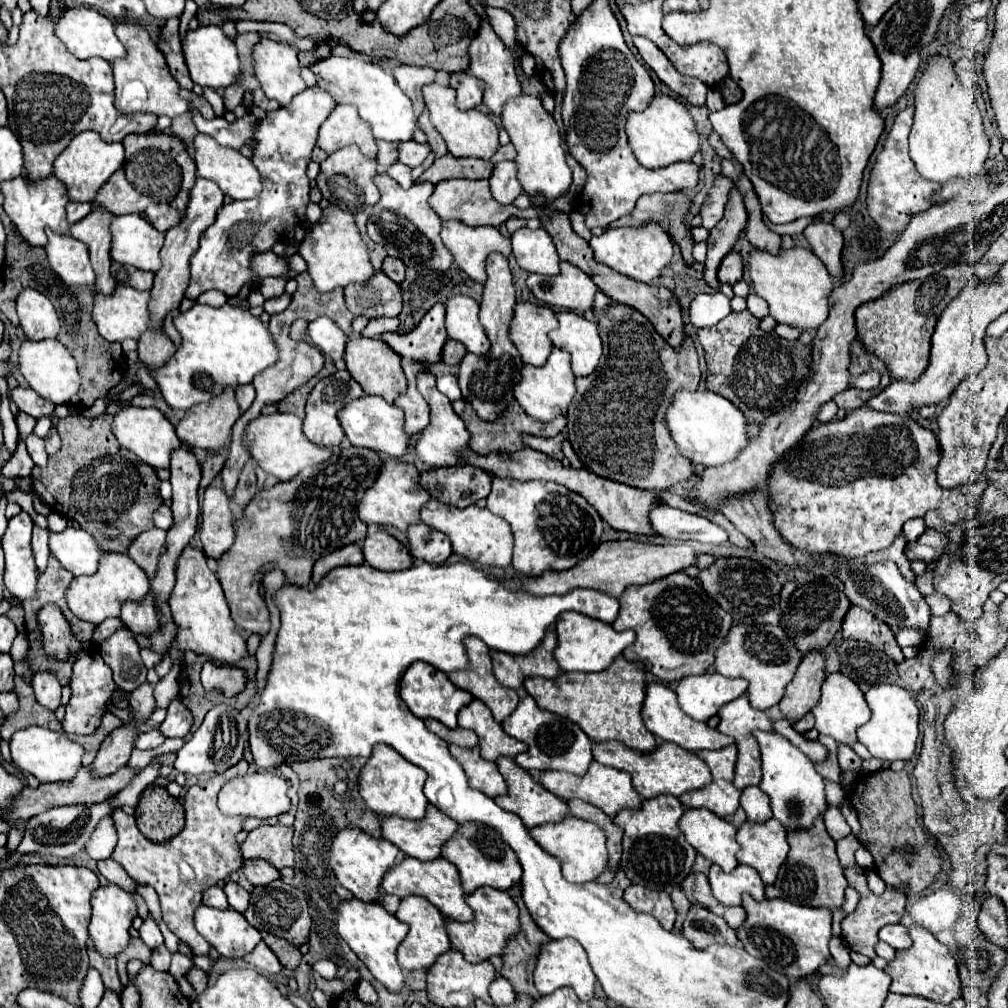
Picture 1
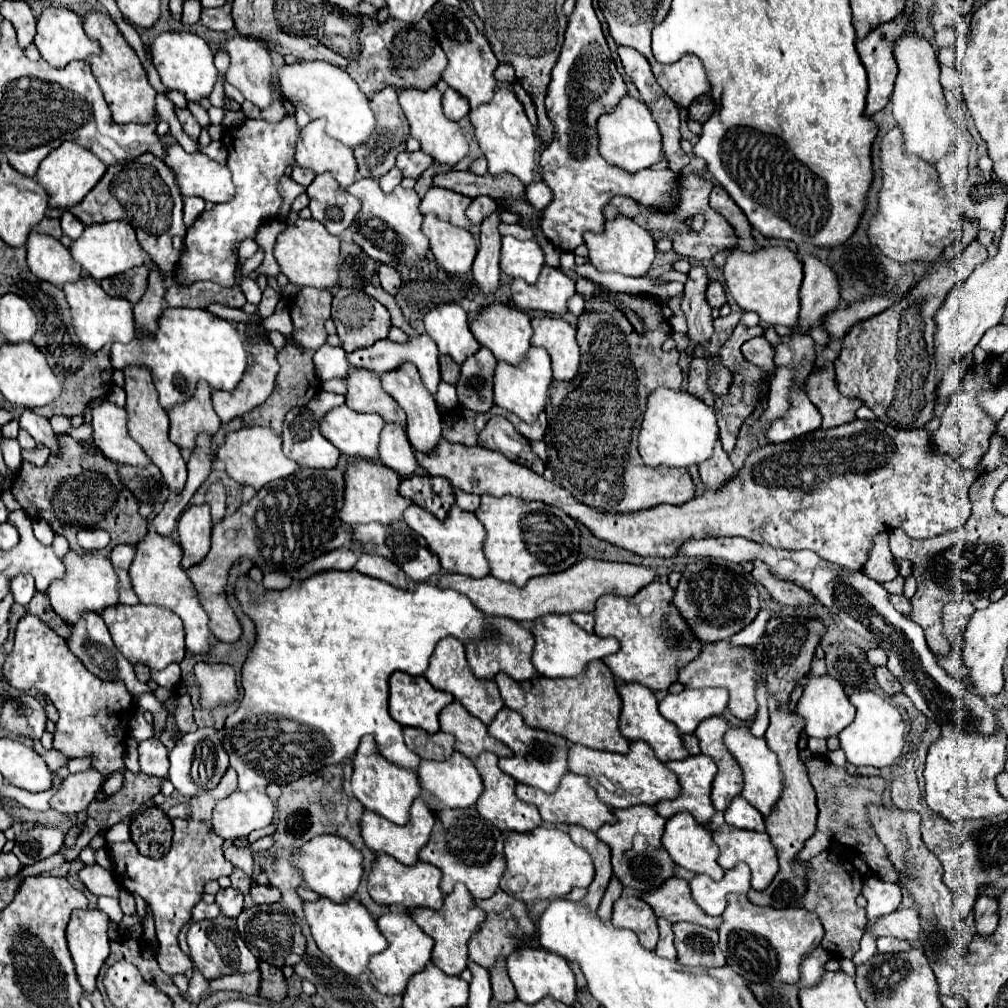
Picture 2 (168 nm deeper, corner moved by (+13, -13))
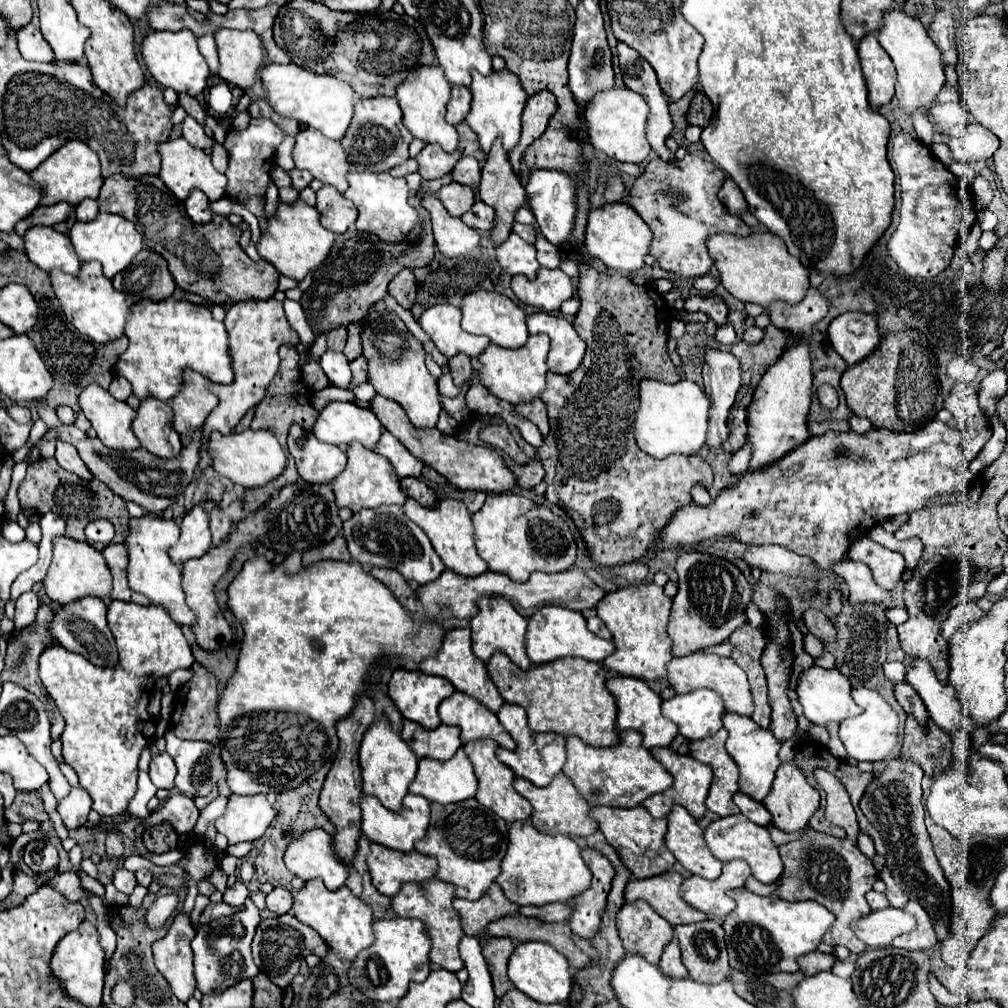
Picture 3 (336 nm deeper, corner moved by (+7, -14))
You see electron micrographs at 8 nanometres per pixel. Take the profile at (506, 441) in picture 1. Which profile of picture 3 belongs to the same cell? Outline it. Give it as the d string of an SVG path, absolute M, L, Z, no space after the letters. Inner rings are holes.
M533 398L531 404L519 404L517 406L517 412L521 412L527 420L531 420L539 432L545 436L549 432L549 422L547 422L547 410L545 410L545 404L539 400L539 398Z

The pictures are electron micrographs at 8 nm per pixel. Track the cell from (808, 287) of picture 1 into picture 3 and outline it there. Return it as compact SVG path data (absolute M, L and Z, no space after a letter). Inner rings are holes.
M719 232L709 236L705 246L715 268L719 270L719 282L741 302L757 302L765 308L773 300L799 302L809 290L809 272L795 256L787 252L785 242L771 232L751 232L749 236Z

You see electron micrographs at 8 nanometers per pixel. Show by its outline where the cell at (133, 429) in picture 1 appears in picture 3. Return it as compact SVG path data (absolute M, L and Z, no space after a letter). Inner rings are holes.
M89 384L79 394L79 406L107 448L139 448L139 440L131 430L137 412L127 402L115 400L99 384Z

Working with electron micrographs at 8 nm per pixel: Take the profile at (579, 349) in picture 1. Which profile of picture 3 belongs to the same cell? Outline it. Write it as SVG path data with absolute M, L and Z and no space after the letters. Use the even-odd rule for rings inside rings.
M535 312L527 316L527 328L531 334L543 332L551 338L551 350L547 356L551 372L569 374L581 364L587 346L567 318L549 312Z

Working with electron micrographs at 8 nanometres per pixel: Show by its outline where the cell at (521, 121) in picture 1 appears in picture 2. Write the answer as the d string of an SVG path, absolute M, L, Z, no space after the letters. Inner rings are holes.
M497 87L495 99L477 107L469 113L469 119L475 127L475 137L479 141L481 151L489 161L489 175L499 177L503 173L511 173L521 179L523 185L531 185L537 179L537 161L539 161L539 145L535 139L535 127L529 123L523 105L515 97L513 91Z

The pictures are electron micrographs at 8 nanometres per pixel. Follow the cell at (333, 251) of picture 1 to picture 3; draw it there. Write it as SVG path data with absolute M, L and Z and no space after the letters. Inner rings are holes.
M299 198L293 204L279 202L275 214L267 218L267 230L261 232L257 252L263 260L273 264L279 274L301 282L309 270L315 270L325 260L333 240L335 234L319 224L319 212Z

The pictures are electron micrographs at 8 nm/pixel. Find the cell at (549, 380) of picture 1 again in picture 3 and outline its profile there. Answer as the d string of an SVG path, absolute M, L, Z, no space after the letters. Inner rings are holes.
M531 334L523 348L501 348L497 344L489 344L479 356L479 380L481 384L495 394L497 398L515 404L531 402L531 398L539 396L545 390L545 374L547 374L547 352L549 352L549 338L545 334Z

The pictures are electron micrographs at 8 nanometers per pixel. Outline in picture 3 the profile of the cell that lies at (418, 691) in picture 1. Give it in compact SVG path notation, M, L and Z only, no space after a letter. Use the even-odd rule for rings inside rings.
M395 668L391 672L389 682L387 682L387 696L391 698L391 702L395 704L395 708L401 712L401 716L407 718L407 720L413 720L413 722L421 724L423 728L437 728L441 724L437 708L453 692L455 692L455 688L453 688L453 684L449 680L425 674L421 670Z

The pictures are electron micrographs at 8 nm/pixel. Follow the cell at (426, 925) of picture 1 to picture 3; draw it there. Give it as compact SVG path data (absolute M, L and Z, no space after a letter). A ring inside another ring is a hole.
M399 916L391 920L377 920L373 924L373 932L375 942L351 962L349 982L353 988L359 988L371 1000L395 1002L405 996L409 982L423 982L429 976L431 940L421 920L409 920Z

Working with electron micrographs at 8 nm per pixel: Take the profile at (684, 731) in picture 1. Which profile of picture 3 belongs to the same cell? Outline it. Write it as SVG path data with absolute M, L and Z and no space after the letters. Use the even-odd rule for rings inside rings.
M615 676L605 682L607 690L613 694L615 704L617 704L617 720L615 726L619 730L635 730L643 736L645 748L655 748L655 746L669 746L671 740L677 734L677 726L667 720L661 714L661 698L641 680L641 678L625 678L625 676Z

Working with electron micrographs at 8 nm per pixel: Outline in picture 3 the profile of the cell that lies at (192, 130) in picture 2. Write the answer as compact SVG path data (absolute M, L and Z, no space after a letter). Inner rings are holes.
M187 116L183 120L183 138L195 148L211 148L215 144L215 140L205 136L203 126L197 120L193 120L191 116Z

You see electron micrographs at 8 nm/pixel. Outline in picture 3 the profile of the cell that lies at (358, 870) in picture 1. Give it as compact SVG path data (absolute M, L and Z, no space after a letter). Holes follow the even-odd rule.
M317 828L303 832L285 850L285 866L299 878L321 878L329 890L337 890L349 876L349 866L337 860L331 848L331 836Z

